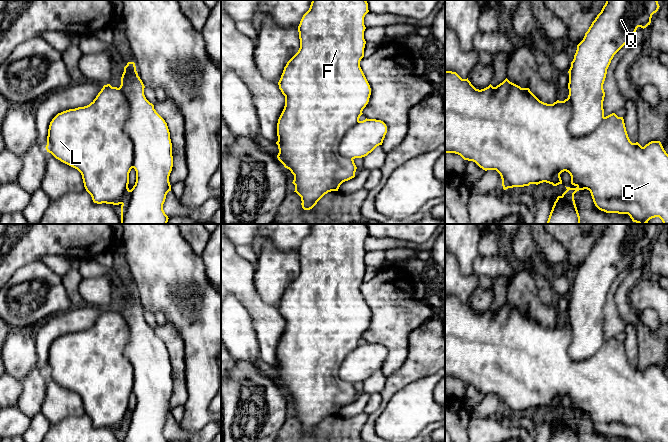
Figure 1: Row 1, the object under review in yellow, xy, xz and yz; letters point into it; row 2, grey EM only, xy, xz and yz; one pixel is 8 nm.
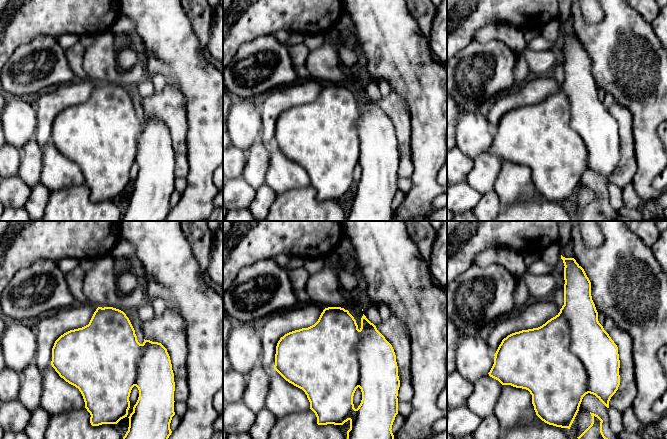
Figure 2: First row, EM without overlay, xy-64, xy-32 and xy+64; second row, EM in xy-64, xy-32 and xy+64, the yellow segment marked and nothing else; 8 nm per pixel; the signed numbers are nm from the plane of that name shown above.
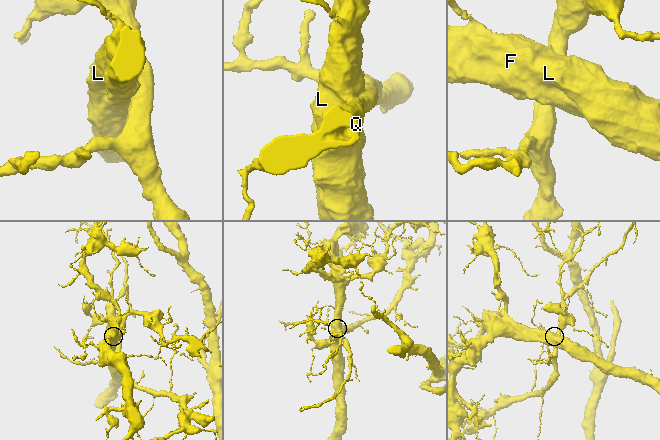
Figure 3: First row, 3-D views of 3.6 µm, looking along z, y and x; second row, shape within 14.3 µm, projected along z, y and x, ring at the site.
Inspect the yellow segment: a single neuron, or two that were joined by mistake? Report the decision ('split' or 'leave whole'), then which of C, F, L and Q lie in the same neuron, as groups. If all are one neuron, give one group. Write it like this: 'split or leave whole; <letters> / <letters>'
split; C F L / Q

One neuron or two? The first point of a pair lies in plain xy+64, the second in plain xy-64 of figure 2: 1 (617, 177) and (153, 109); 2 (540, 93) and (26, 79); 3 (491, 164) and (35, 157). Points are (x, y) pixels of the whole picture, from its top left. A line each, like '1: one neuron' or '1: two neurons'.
1: one neuron
2: two neurons
3: one neuron

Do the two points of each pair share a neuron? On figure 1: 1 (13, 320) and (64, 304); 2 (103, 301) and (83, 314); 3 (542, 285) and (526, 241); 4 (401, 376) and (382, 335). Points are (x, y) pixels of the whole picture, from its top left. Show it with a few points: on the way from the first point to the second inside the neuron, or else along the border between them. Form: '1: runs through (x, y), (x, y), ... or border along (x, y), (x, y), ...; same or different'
1: runs through (26, 308), (39, 308), (43, 304), (51, 304); same
2: border along (88, 304), (103, 309); different
3: runs through (537, 274), (534, 266), (526, 258), (526, 252); same
4: border along (407, 346), (405, 361), (386, 378); different

